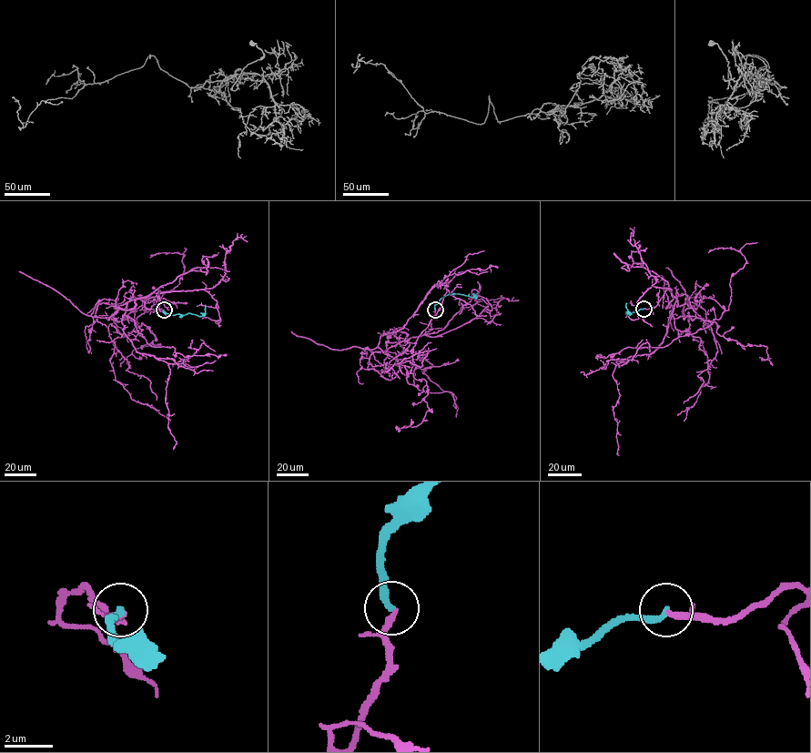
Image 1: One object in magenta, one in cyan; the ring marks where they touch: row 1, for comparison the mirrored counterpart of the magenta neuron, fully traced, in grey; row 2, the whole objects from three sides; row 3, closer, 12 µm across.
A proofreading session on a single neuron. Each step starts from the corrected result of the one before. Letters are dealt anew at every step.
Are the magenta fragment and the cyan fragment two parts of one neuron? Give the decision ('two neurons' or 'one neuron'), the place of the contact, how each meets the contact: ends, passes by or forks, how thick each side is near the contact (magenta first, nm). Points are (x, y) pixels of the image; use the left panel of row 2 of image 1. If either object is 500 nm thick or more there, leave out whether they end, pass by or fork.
two neurons | (164, 310) | magenta ends | cyan ends | 240/280 nm

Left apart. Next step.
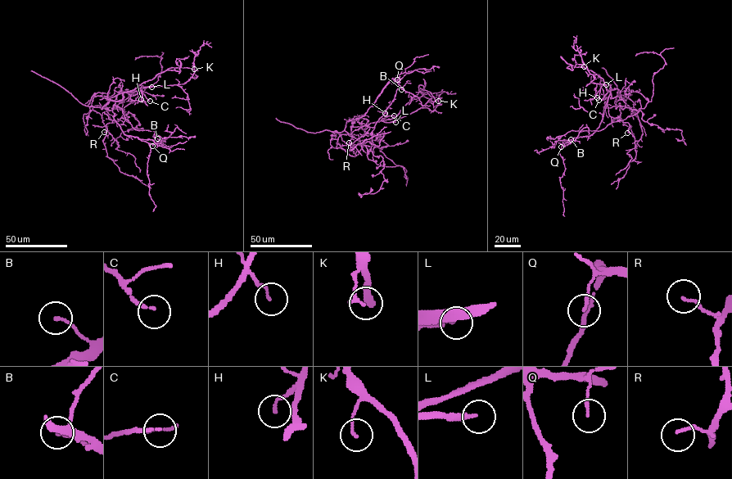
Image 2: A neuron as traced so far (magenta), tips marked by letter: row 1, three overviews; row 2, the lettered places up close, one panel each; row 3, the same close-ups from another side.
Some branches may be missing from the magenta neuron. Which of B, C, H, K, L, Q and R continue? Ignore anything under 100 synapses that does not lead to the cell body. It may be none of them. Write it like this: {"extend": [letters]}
{"extend": ["L"]}

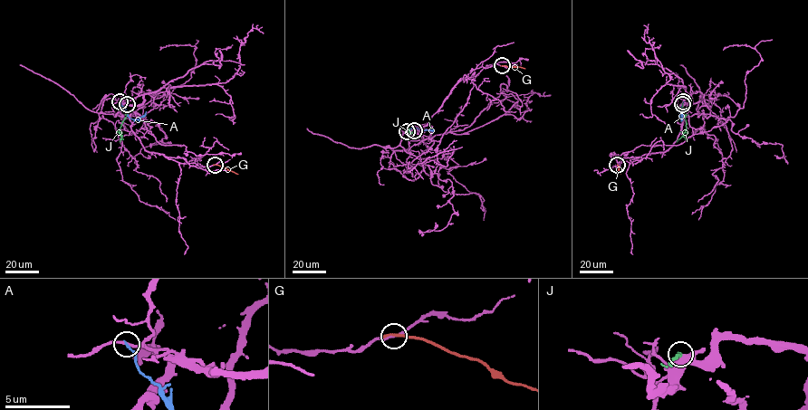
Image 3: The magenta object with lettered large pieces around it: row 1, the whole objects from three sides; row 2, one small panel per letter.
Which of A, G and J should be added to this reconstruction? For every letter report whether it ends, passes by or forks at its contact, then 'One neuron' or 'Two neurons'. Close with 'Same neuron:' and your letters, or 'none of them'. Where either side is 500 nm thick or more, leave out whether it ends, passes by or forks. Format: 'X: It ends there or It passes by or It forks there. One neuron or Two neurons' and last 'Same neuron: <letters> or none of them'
A: It ends there. Two neurons
G: It ends there. Two neurons
J: It ends there. Two neurons
Same neuron: none of them

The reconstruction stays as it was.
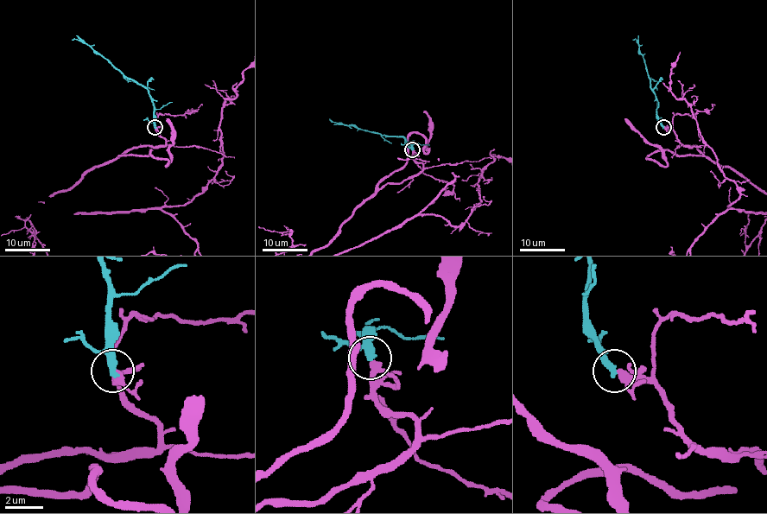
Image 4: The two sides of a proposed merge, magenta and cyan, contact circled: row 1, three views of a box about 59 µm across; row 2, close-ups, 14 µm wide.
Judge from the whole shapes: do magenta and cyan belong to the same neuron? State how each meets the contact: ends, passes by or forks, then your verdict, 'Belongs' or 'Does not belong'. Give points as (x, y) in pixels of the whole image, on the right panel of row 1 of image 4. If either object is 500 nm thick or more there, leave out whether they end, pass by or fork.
At the ring magenta passes by. At the ring cyan ends. Belongs

